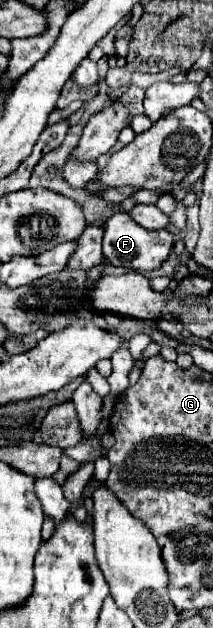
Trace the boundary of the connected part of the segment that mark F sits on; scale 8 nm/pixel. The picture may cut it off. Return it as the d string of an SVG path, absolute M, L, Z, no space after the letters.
M120 210L104 222L104 258L112 266L124 266L130 270L154 270L160 268L172 250L172 234L168 230L146 230Z

